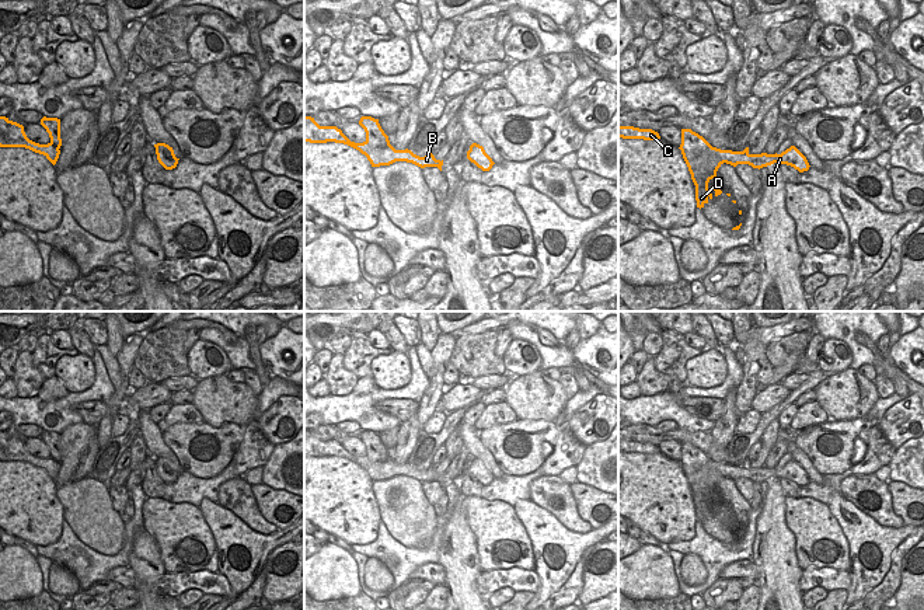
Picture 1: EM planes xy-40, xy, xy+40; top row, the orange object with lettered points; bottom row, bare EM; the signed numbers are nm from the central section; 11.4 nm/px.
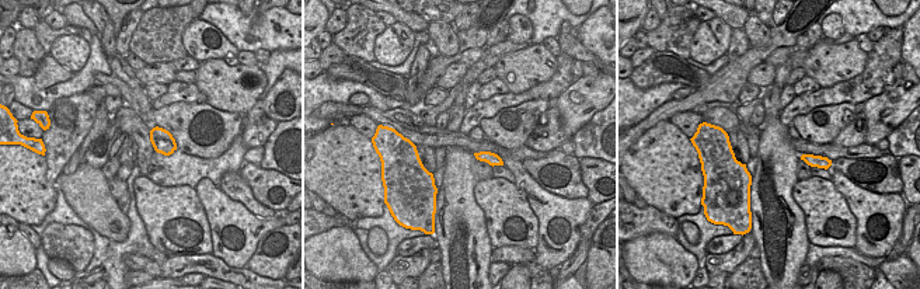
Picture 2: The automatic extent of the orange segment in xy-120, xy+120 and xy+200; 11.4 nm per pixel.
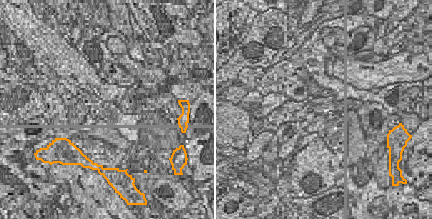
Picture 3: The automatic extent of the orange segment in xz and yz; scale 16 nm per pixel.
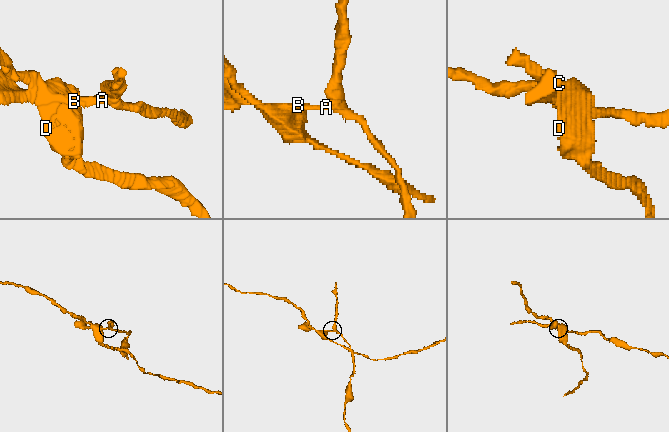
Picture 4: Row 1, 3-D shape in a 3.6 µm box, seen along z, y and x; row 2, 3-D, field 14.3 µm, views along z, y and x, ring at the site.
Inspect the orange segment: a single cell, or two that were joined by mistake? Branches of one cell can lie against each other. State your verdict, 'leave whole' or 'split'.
split

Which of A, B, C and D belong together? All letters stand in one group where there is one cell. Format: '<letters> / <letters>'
A B C / D

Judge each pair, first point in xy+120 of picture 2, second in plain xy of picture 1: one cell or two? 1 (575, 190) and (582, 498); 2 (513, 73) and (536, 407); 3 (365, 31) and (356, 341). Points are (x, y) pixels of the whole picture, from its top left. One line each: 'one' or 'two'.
1: two
2: one
3: one

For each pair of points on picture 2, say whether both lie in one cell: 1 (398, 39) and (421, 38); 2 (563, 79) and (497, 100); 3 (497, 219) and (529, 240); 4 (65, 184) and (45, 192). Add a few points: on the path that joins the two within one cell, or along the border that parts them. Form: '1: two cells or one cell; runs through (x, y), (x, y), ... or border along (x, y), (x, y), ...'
1: two cells; border along (415, 32), (411, 52), (397, 66)
2: one cell; runs through (546, 90), (513, 100)
3: one cell; runs through (509, 215), (522, 216), (532, 227)
4: two cells; border along (53, 184), (58, 190)

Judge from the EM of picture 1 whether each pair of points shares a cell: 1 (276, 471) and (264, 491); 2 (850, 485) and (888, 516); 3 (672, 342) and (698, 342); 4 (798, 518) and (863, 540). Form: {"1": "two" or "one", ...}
{"1": "two", "2": "one", "3": "two", "4": "two"}

